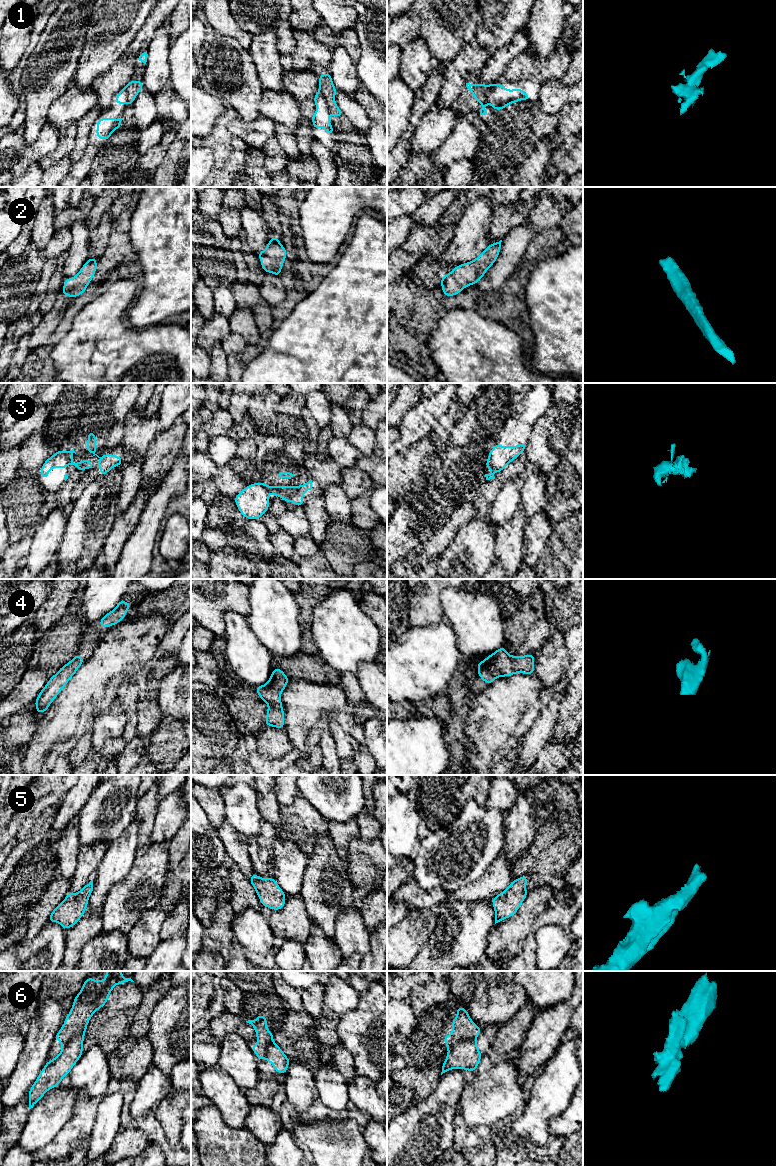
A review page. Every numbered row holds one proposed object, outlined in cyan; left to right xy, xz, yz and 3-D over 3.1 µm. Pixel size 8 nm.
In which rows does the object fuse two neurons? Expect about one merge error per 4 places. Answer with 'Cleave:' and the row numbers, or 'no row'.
Cleave: 1, 3, 6

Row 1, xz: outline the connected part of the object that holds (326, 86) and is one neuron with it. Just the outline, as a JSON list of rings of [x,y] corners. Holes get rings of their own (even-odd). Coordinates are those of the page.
[[[325,72],[324,74],[318,76],[319,79],[319,91],[323,93],[329,102],[329,107],[331,109],[330,114],[335,117],[342,117],[344,114],[335,103],[335,95],[337,89],[333,84],[330,73]]]

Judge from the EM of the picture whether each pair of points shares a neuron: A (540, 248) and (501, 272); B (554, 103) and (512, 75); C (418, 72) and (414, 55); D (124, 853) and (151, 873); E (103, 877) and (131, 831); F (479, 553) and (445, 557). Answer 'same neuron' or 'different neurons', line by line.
A: different neurons
B: different neurons
C: same neuron
D: different neurons
E: same neuron
F: same neuron

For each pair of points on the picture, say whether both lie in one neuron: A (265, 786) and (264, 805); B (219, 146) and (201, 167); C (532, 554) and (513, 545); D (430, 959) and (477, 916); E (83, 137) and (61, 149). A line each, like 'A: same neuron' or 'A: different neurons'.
A: same neuron
B: different neurons
C: different neurons
D: same neuron
E: different neurons

